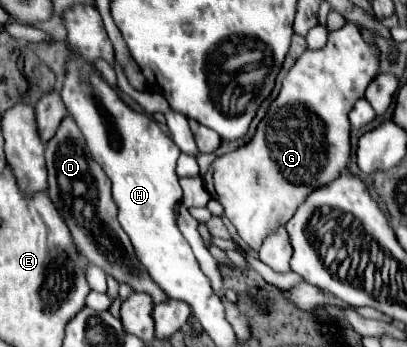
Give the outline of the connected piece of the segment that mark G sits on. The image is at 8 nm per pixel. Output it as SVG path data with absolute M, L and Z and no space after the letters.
M347 22L341 30L329 32L329 40L325 48L319 50L305 50L295 66L287 72L283 80L283 88L275 102L269 106L265 118L257 126L255 136L245 144L239 146L235 152L219 156L211 164L213 172L213 190L215 198L223 204L225 216L233 222L239 236L253 248L259 250L261 240L277 228L285 224L297 206L319 186L333 182L349 162L349 110L353 104L363 98L365 88L369 82L379 74L379 46L371 44L363 38L361 30Z

